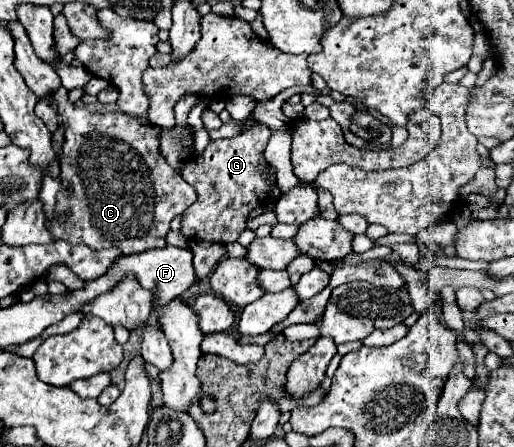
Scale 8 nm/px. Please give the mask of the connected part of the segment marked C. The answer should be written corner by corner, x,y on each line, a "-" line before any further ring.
60,86
52,92
48,102
56,104
58,114
62,116
64,130
66,130
66,142
62,146
62,180
70,184
72,196
64,198
60,194
56,212
66,212
68,218
64,224
52,222
48,224
48,230
54,238
66,240
70,244
86,244
92,250
104,250
104,248
118,248
122,254
138,254
152,248
164,248
166,246
166,234
170,232
170,222
176,214
182,214
194,200
196,192
194,188
176,174
174,168
170,168
164,158
158,152
158,132
160,128
144,124
128,114
116,112
116,114
92,114
86,108
74,108
74,104
68,100
68,90

